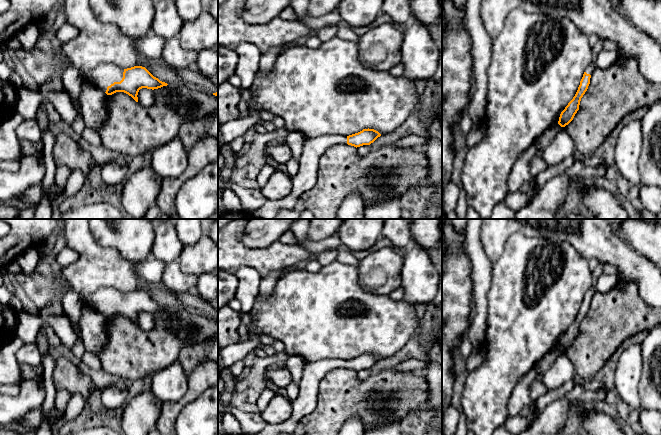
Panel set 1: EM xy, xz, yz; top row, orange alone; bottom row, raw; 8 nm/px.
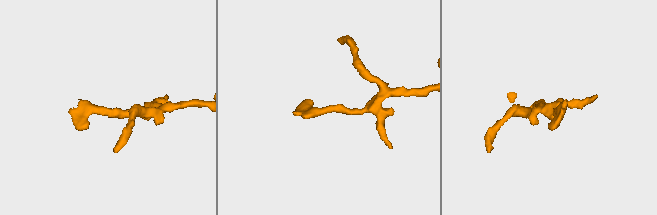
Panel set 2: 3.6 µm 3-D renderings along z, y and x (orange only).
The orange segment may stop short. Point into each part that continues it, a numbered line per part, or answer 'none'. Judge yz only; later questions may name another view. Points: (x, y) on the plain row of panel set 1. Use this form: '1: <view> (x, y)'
1: yz (590, 292)

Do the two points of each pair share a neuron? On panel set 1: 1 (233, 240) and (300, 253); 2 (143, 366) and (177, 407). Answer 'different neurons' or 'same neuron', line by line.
1: same neuron
2: different neurons

